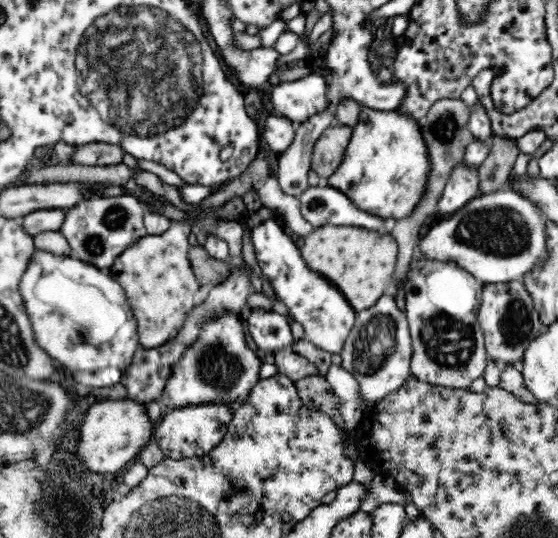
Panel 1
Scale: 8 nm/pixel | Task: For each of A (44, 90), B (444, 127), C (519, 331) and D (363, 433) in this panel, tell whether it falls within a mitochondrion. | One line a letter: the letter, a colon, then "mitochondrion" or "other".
A: other
B: mitochondrion
C: mitochondrion
D: other

